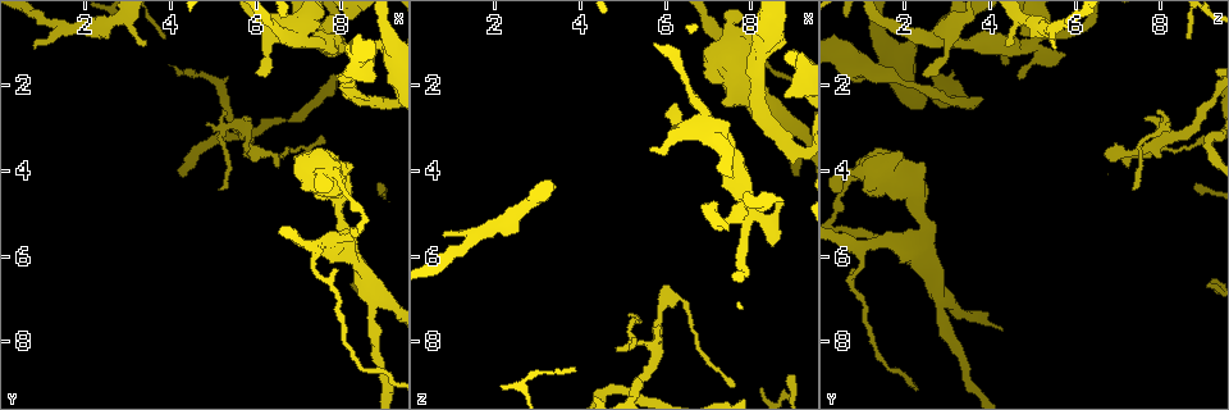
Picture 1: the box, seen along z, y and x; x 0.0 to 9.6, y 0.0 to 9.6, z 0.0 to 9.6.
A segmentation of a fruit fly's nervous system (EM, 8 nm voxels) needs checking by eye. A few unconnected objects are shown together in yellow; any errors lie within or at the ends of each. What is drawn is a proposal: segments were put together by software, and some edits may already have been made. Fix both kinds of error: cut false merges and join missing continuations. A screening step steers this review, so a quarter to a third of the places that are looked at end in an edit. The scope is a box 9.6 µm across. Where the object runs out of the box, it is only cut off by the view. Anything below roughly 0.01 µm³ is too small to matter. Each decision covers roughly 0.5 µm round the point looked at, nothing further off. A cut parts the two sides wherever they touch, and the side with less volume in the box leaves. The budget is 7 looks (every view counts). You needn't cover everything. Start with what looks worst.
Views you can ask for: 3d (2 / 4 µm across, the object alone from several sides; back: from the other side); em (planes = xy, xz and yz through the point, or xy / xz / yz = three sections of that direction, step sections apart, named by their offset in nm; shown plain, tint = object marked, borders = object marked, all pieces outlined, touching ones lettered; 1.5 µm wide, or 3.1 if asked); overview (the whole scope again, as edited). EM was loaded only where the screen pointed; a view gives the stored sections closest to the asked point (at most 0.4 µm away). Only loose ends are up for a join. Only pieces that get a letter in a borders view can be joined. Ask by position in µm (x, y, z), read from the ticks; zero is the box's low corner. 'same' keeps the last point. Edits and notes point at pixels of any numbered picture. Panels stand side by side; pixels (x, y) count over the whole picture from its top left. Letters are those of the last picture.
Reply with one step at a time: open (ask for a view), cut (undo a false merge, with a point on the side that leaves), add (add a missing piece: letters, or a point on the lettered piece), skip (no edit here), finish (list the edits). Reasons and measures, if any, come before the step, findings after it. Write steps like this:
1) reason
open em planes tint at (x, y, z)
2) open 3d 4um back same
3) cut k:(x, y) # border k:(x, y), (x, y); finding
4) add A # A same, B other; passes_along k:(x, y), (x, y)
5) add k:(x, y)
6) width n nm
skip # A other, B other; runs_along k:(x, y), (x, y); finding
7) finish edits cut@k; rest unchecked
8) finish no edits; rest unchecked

an open end
open em planes borders at (0.80, 1.10, 5.55)

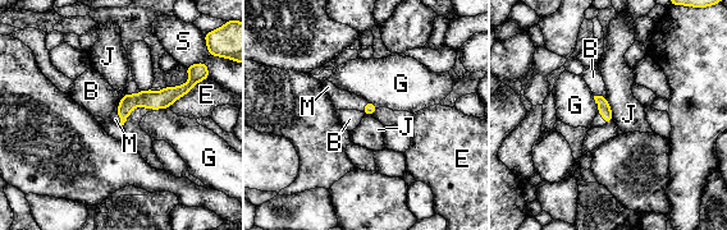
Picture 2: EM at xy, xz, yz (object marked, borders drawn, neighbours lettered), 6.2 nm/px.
longest_contact E 280 nm
add M # B other, E other, G other, J other, M same, S other; it goes on there

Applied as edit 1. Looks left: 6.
abrupt turn
open 3d 4um back at (6.40, 3.70, 7.00)

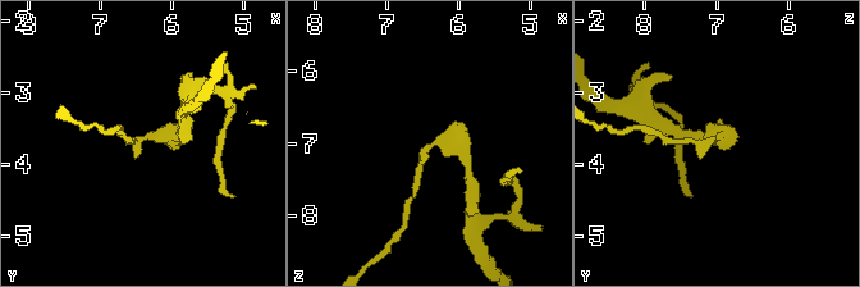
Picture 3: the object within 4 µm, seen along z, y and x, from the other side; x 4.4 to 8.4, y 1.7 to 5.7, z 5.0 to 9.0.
shape alone is not enough
open em planes plain at (6.35, 3.65, 7.00)

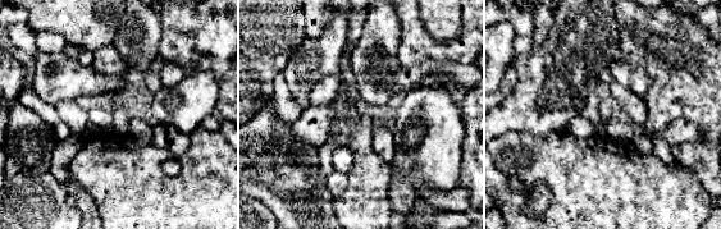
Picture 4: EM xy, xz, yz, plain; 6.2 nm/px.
what lies round it
open em planes borders same

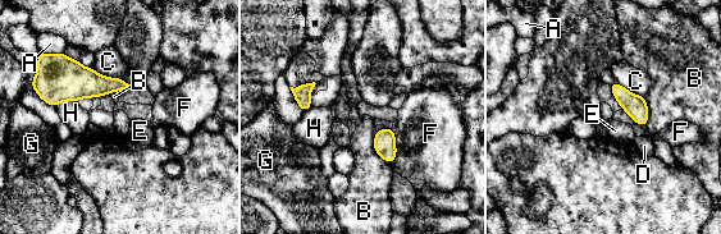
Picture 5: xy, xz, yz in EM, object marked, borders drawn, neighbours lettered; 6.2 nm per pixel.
skip # A other, B other, C other, D other, E other, F other, G other, H other; border 5:(375, 132), (373, 148), (389, 164); continuous, no second neuron

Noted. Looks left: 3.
stops while still wide
open 3d 4um at (7.15, 3.60, 1.85)

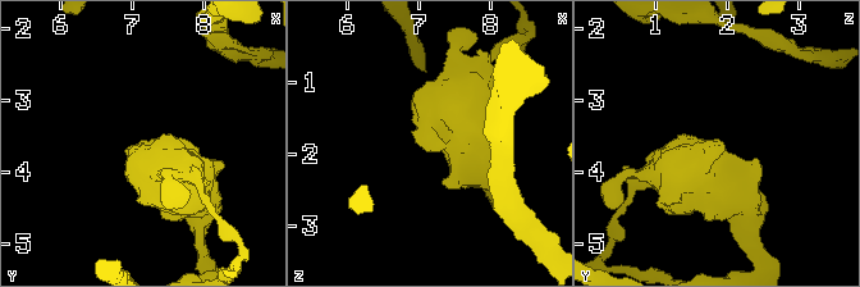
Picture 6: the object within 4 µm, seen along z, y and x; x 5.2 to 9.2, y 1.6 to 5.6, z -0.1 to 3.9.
need the tissue
open em xy step 4 borders at (7.15, 3.60, 1.90)

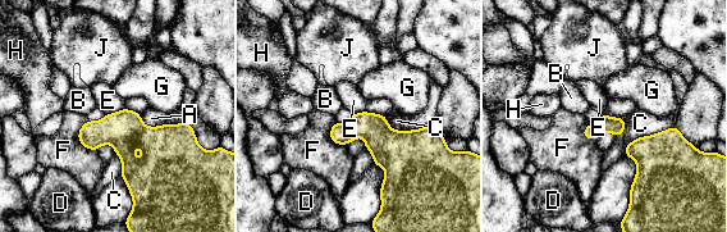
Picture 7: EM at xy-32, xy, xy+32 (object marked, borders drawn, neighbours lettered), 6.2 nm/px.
longest_contact C 380 nm
skip # A other, B other, C other, D other, E other, F other, G other, H other, J other; border 7:(124, 107), (105, 114); no lettered piece goes on from it

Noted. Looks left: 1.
finish edits add@2; rest unchecked

